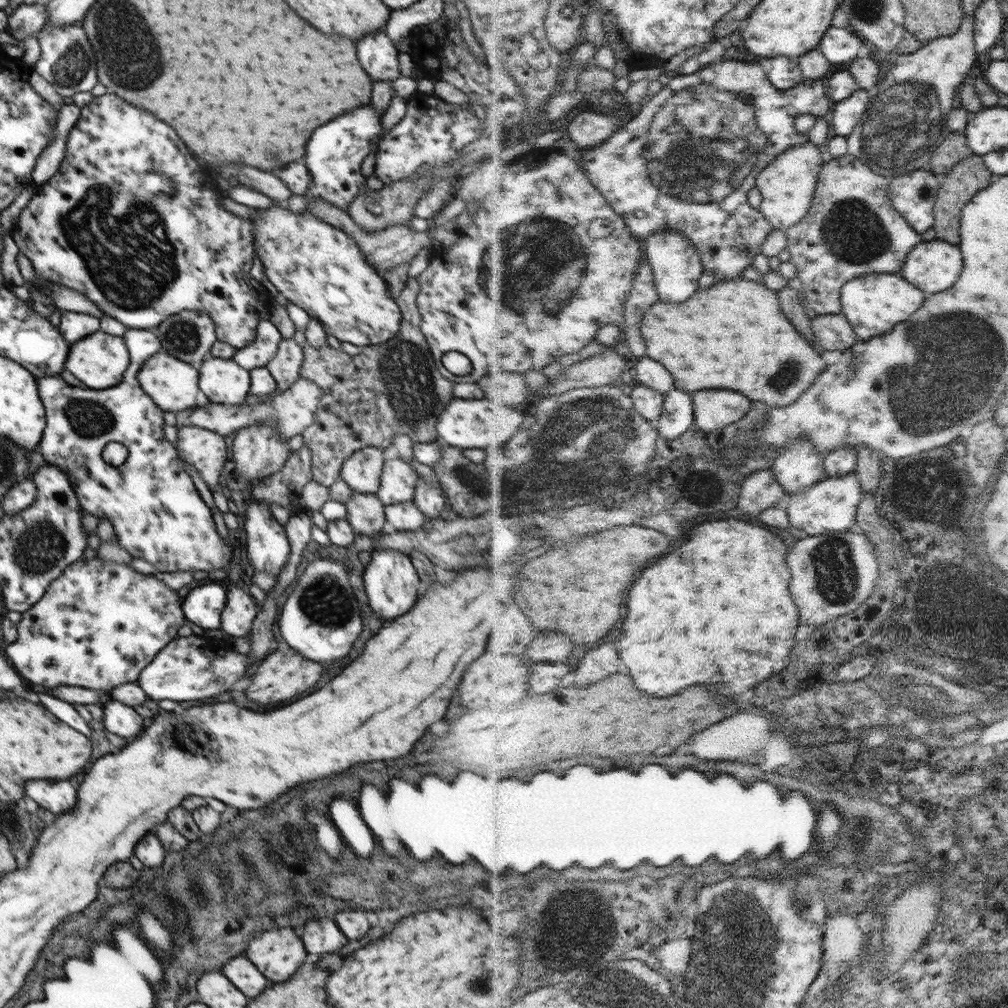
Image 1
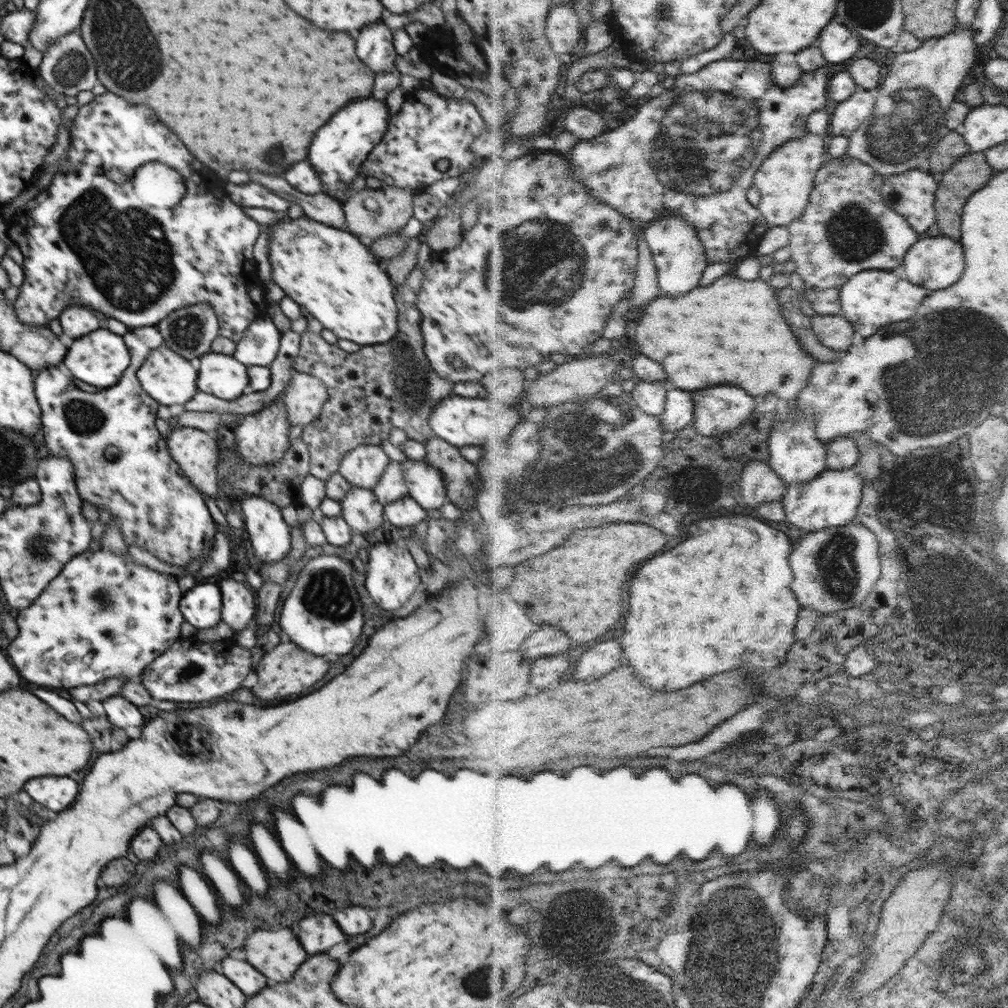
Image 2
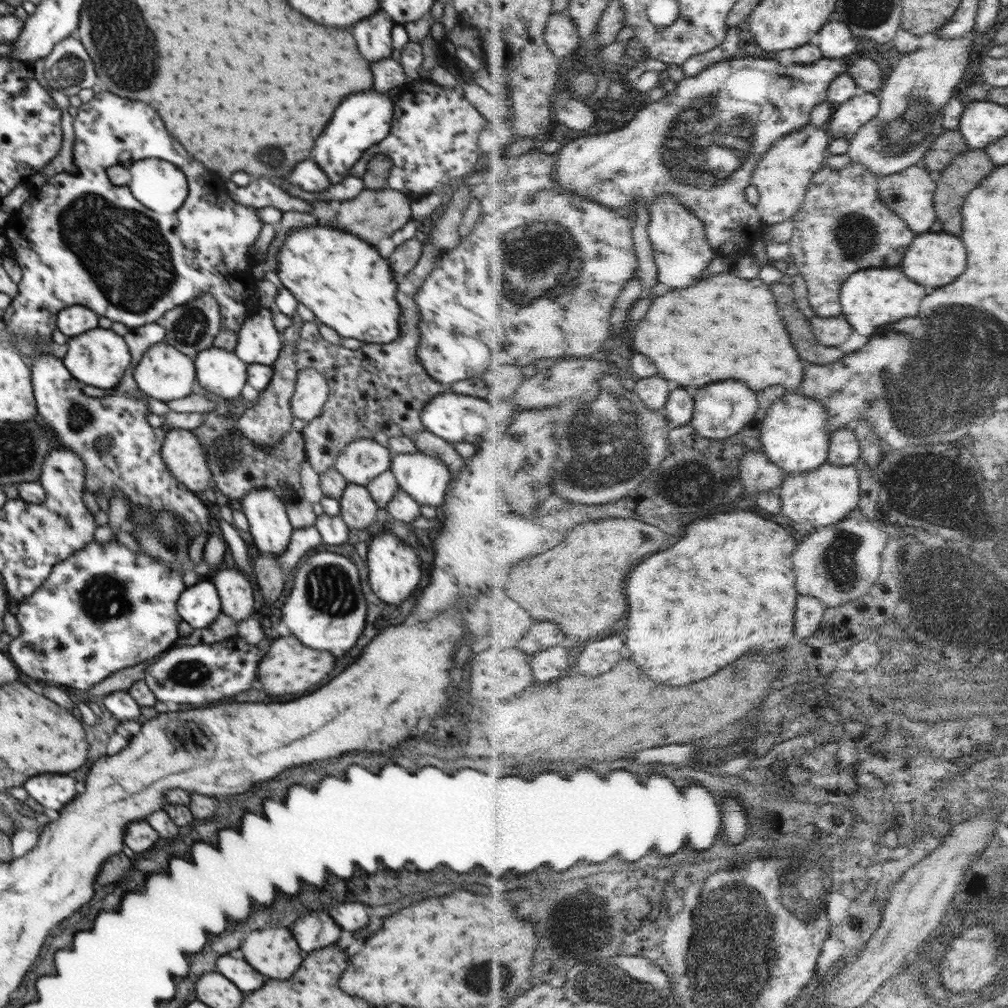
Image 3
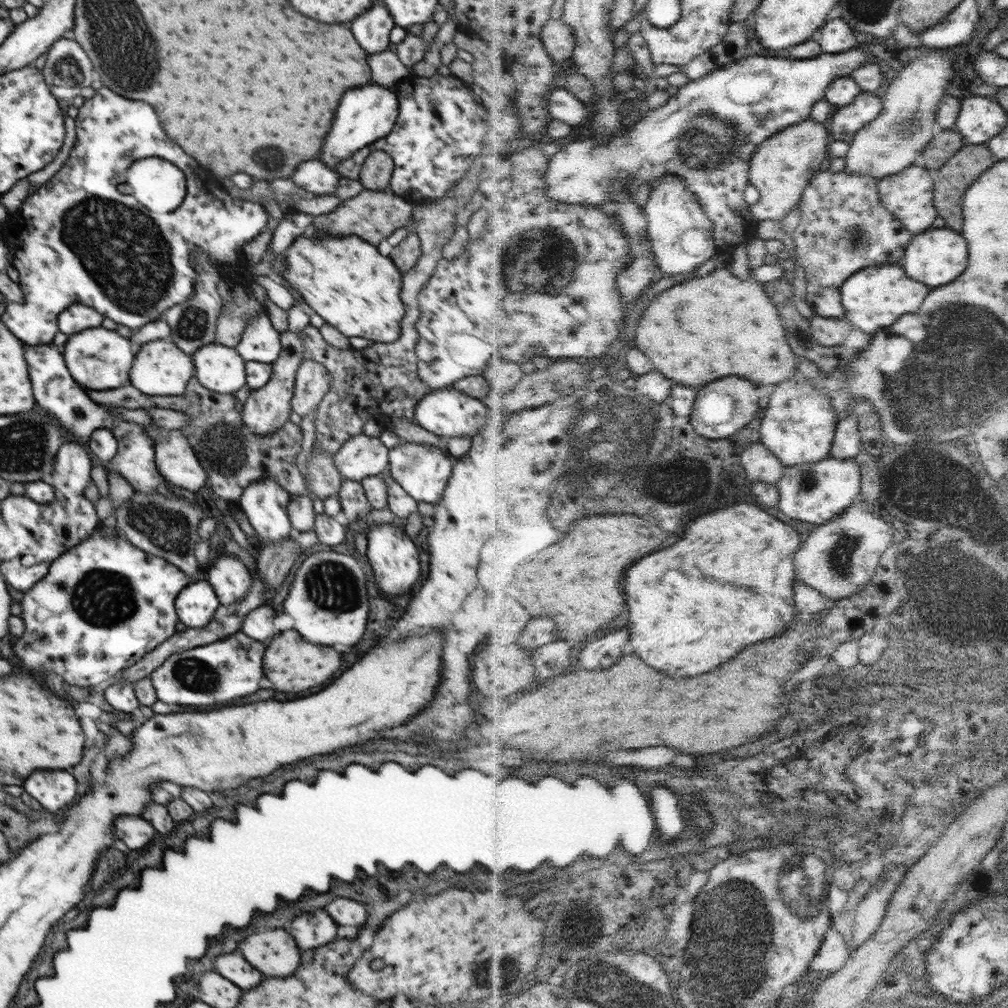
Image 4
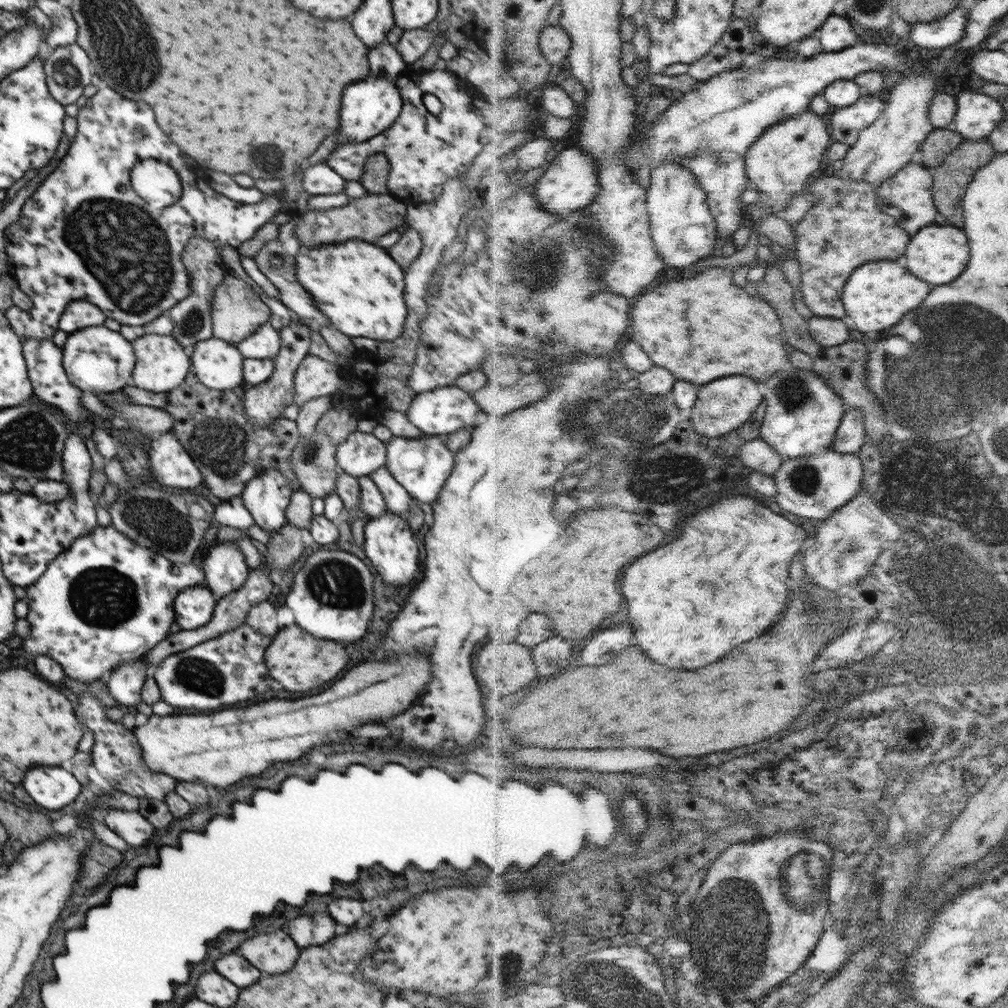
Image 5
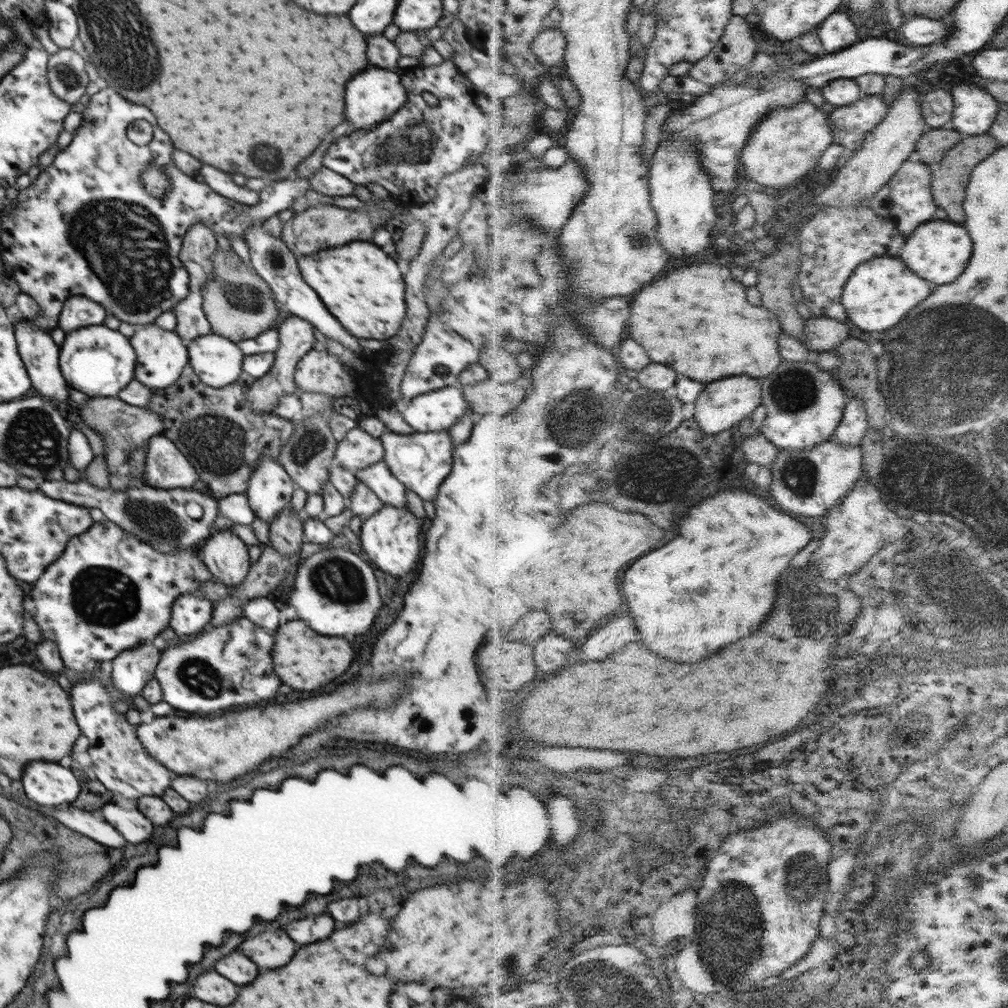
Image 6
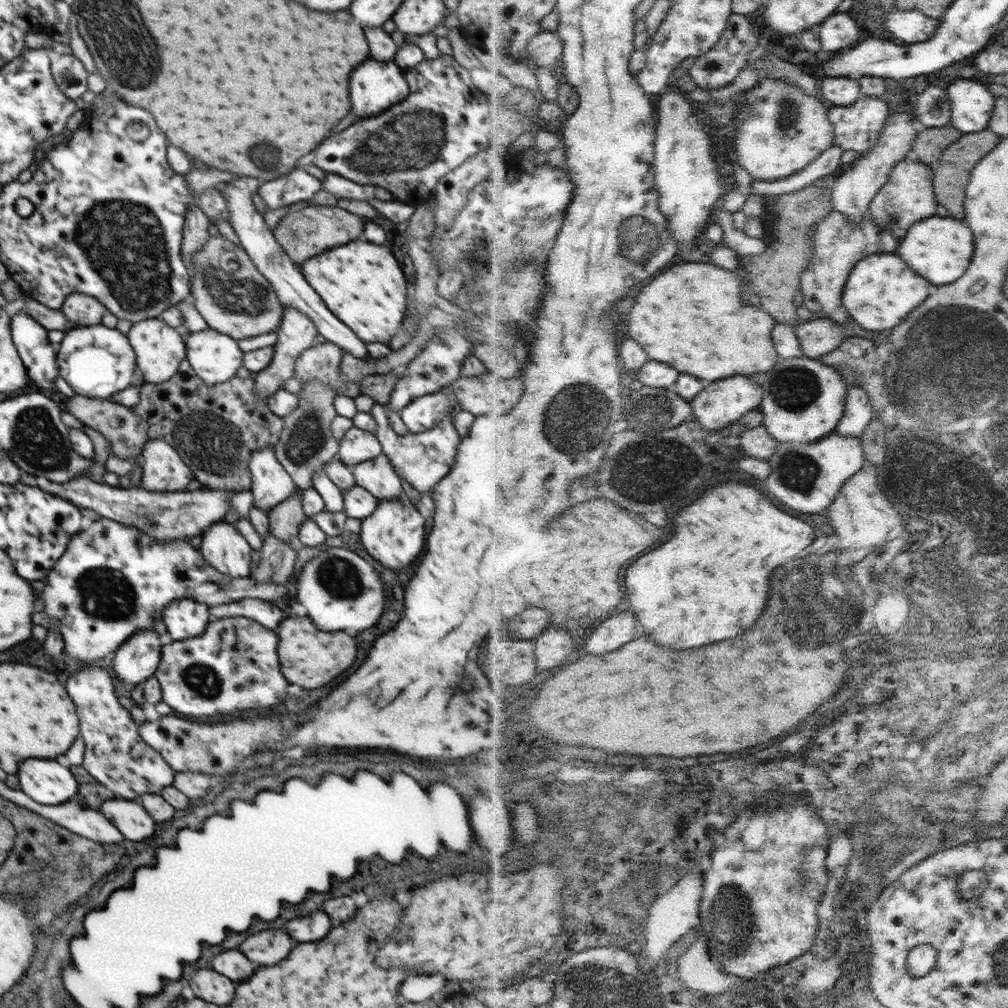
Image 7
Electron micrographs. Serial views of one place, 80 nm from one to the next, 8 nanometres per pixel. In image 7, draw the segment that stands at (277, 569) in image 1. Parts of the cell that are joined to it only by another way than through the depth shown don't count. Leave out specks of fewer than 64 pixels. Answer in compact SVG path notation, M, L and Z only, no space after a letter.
M270 448L255 450L248 462L254 507L269 512L295 493L296 484Z

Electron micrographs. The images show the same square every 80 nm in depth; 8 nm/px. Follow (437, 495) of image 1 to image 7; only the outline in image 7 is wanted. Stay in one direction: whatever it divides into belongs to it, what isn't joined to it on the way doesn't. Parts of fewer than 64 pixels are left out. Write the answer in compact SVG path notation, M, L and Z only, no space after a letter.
M374 402L372 416L376 419L376 438L380 441L383 454L388 457L398 477L410 483L421 494L432 493L435 485L450 473L455 464L457 448L462 440L453 425L454 408L435 427L421 433L406 433L397 435L391 427L389 417L386 415L385 406Z

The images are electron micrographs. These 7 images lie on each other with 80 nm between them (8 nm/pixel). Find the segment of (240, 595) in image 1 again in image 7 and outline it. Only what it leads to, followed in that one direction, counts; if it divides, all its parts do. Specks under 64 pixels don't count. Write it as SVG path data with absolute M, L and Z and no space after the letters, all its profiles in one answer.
M224 521L213 523L204 531L204 535L202 535L201 538L202 543L198 551L212 568L232 578L246 578L250 576L251 571L254 570L254 563L252 562L252 557L250 557L252 547L250 547L248 541L240 535L235 524L228 524Z

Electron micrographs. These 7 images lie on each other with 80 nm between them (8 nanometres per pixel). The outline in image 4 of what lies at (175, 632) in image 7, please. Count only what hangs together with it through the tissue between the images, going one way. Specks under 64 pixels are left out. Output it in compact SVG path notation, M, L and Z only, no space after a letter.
M202 579L186 585L175 601L178 621L187 628L203 627L212 621L220 606L216 592L212 589L212 585Z

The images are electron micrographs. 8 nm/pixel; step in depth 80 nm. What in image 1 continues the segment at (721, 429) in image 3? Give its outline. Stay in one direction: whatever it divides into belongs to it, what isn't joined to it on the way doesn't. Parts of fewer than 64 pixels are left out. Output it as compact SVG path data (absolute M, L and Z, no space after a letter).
M699 390L694 402L696 424L706 432L740 422L752 410L752 400L736 390Z

